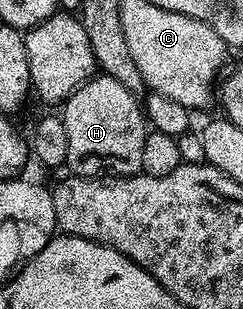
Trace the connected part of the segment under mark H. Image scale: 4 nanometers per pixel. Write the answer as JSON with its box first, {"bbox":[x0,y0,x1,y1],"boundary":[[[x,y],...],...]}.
{"bbox":[62,74,150,178],"boundary":[[[103,74],[93,76],[91,80],[87,80],[83,86],[74,89],[70,95],[68,95],[68,99],[65,100],[62,105],[62,119],[66,126],[66,158],[68,159],[66,168],[71,175],[100,178],[105,174],[114,176],[134,176],[140,172],[140,167],[142,166],[142,142],[146,142],[150,128],[146,123],[144,109],[141,101],[138,99],[137,93],[131,92],[126,86],[122,86],[122,82],[114,82],[114,78],[110,78]]]}

